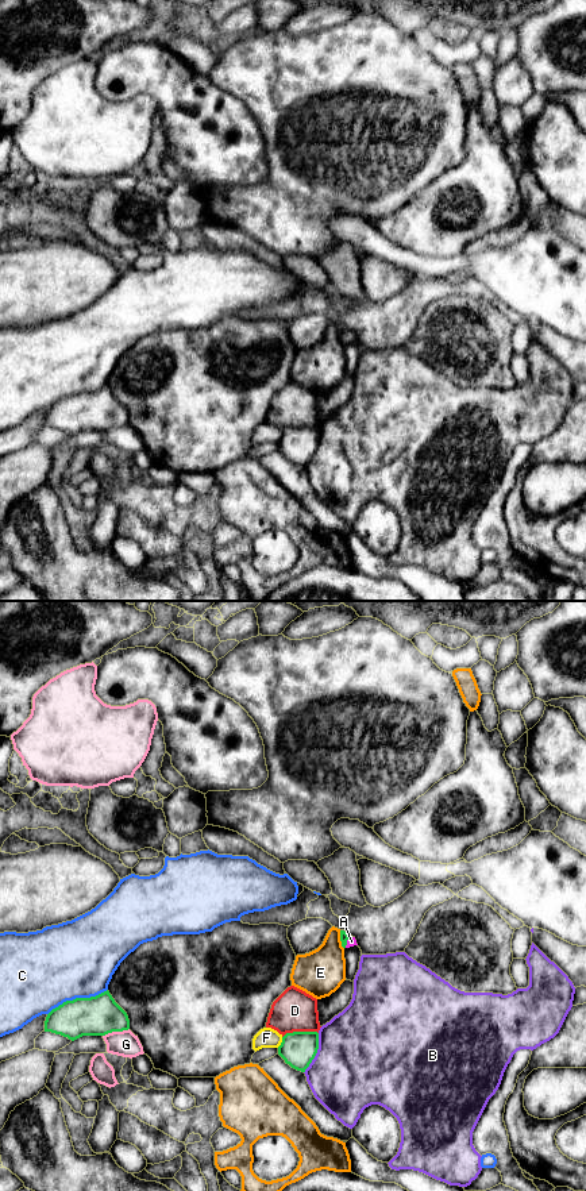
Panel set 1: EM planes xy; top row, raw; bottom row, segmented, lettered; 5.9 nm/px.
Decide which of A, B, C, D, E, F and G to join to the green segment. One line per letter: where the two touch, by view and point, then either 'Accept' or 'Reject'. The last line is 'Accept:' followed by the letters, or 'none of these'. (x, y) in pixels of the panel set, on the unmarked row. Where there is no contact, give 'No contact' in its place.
A: Touches green at xy (346, 336). Accept
B: Touches green at xy (316, 447). Reject
C: Touches green at xy (77, 393). Reject
D: Touches green at xy (300, 427). Reject
E: Touches green at xy (340, 335). Reject
F: Touches green at xy (281, 438). Reject
G: Touches green at xy (115, 426). Reject
Accept: A

